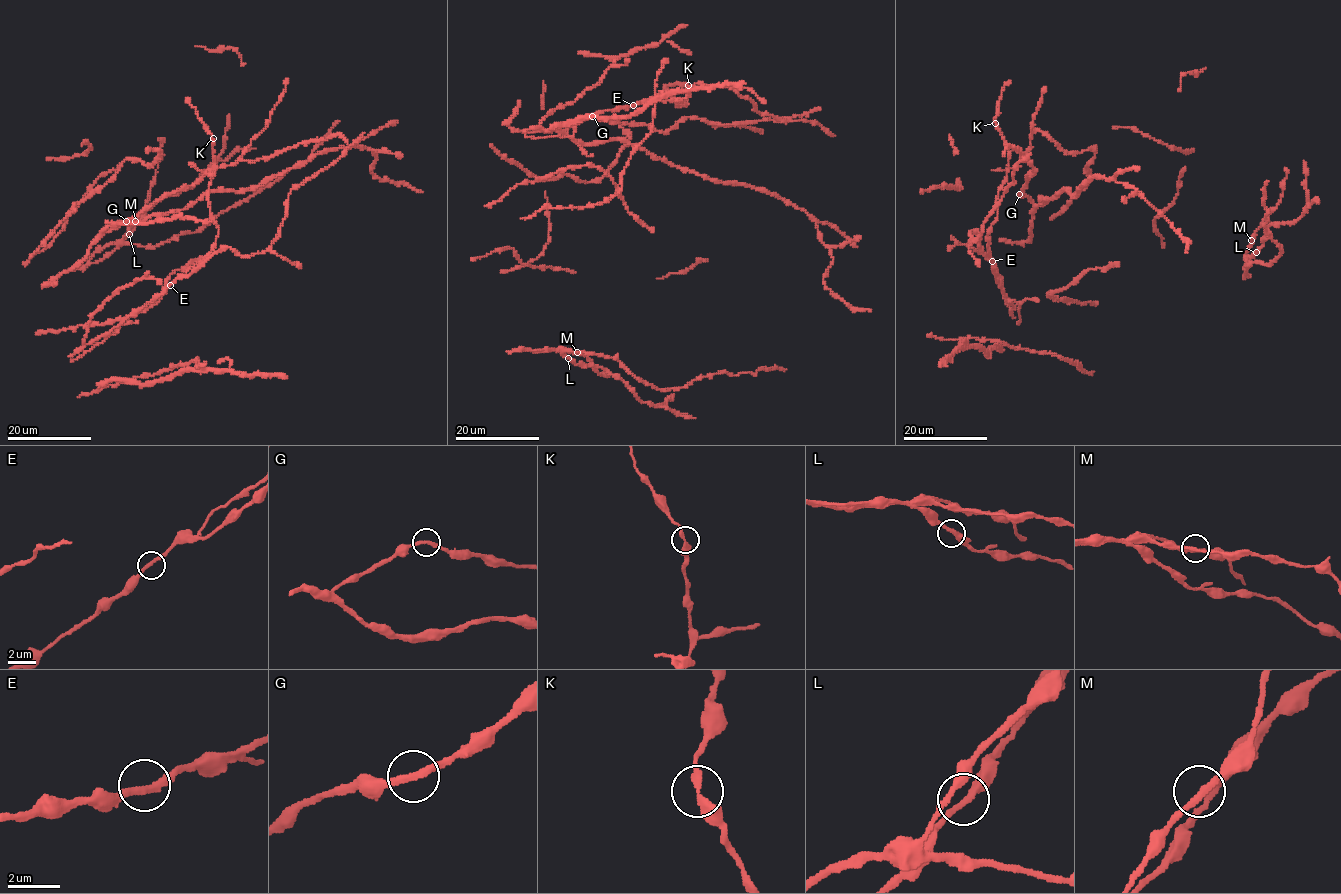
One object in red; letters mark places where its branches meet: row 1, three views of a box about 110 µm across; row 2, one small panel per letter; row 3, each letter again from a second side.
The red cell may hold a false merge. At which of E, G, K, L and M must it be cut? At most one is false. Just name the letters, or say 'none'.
none

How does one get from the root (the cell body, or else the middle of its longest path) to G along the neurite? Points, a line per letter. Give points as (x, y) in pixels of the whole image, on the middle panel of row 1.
G: (580, 121), (592, 116)

